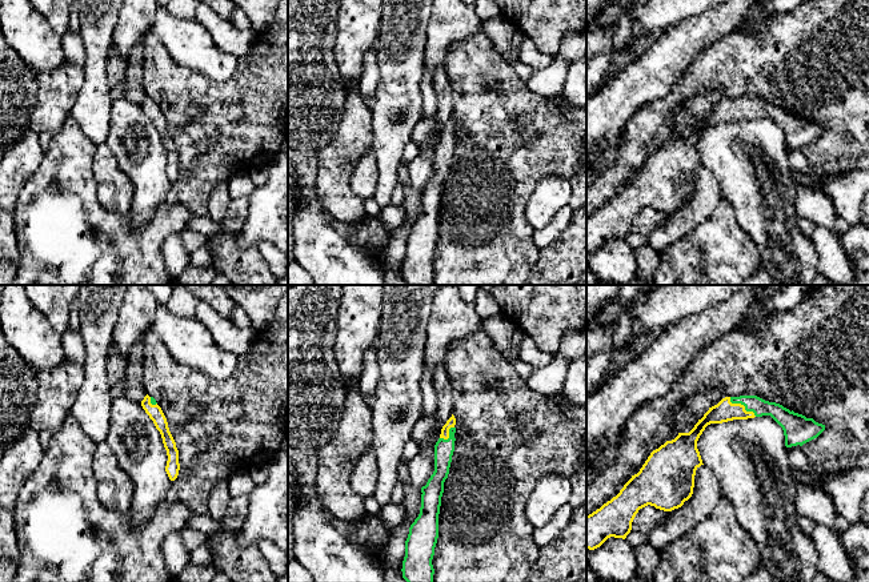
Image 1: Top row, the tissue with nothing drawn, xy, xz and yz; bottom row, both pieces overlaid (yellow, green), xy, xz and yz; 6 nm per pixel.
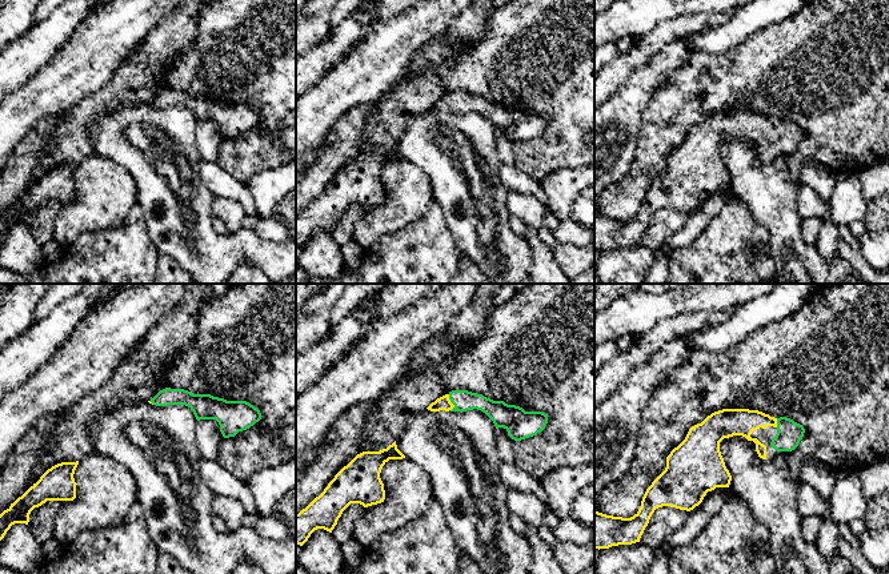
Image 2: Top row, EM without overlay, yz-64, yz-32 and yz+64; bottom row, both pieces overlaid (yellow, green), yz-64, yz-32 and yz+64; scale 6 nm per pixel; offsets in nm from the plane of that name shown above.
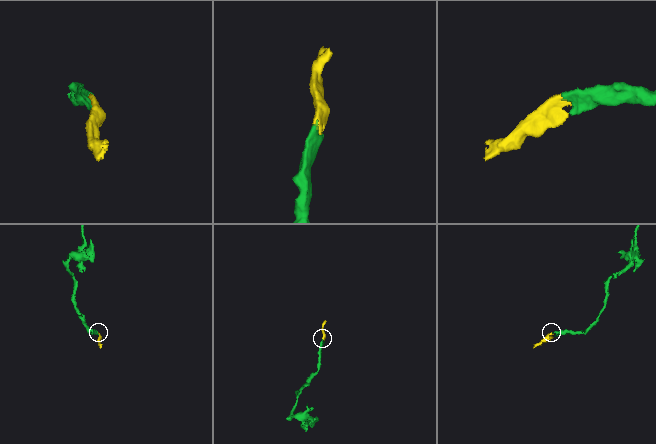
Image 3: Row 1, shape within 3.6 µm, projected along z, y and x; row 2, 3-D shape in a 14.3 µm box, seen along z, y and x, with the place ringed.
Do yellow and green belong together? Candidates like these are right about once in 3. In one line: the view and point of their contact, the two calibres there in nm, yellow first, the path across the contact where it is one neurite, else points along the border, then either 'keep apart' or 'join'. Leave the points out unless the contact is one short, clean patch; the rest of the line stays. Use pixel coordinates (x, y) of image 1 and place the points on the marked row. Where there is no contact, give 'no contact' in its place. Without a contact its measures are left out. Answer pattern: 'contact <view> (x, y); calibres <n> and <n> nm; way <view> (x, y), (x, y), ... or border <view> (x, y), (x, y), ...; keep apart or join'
contact yz (743, 405); calibres 120 and 110 nm; join

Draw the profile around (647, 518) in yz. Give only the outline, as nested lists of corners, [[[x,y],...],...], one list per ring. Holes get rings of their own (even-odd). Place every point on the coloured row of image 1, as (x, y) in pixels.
[[[648,505],[640,509],[632,522],[632,531],[626,535],[625,539],[633,547],[646,543],[650,530],[664,525],[666,518],[666,511],[656,509],[654,506]]]

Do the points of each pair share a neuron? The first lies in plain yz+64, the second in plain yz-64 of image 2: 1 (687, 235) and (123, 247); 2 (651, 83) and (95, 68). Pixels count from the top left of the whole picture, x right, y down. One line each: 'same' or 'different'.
1: different
2: same

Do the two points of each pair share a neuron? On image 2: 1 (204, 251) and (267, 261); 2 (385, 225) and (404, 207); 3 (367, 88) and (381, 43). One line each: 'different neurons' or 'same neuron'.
1: same neuron
2: same neuron
3: same neuron

